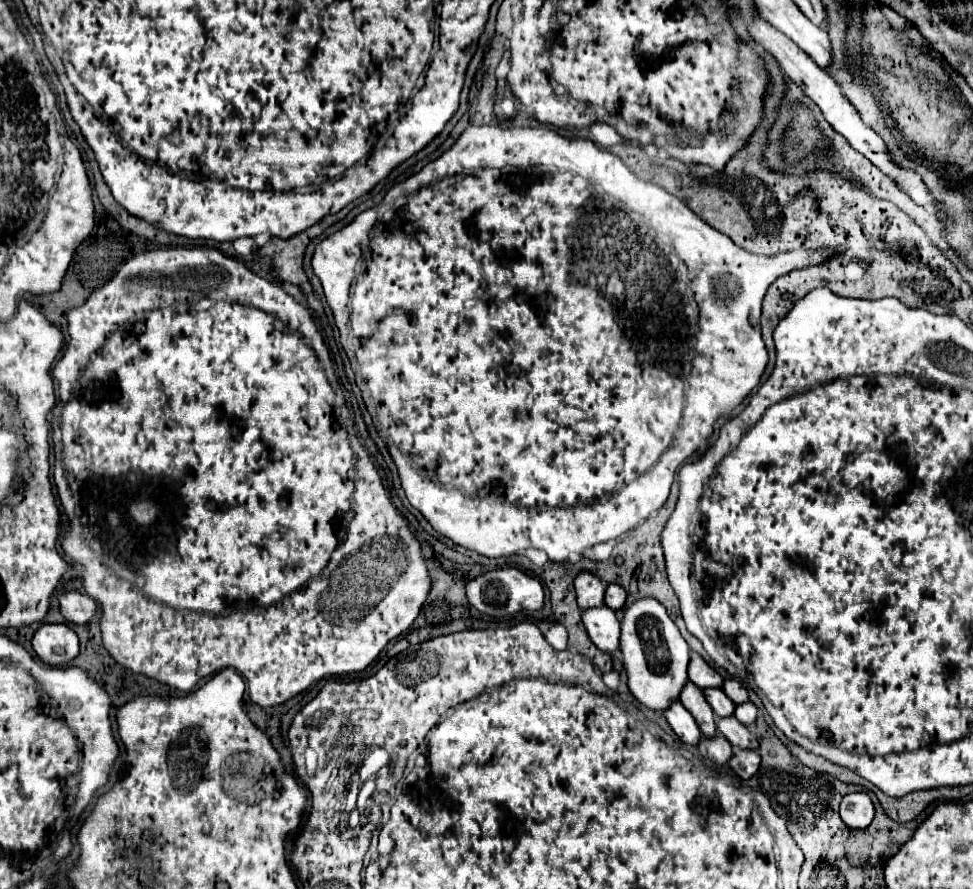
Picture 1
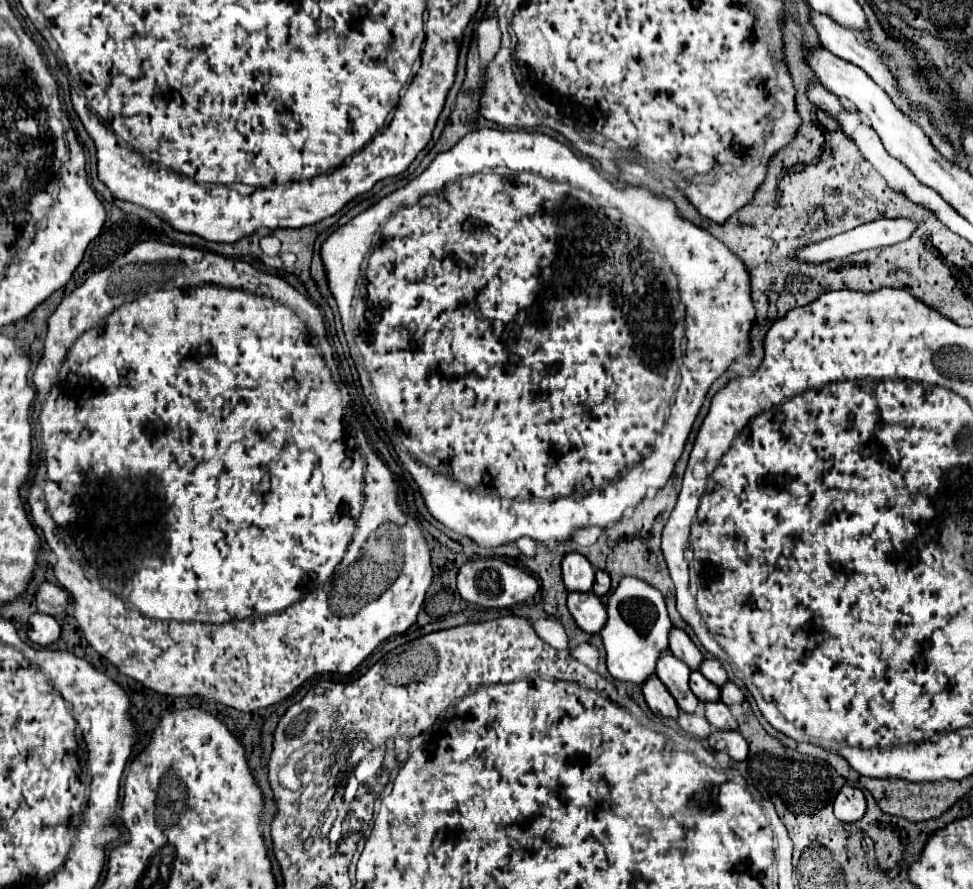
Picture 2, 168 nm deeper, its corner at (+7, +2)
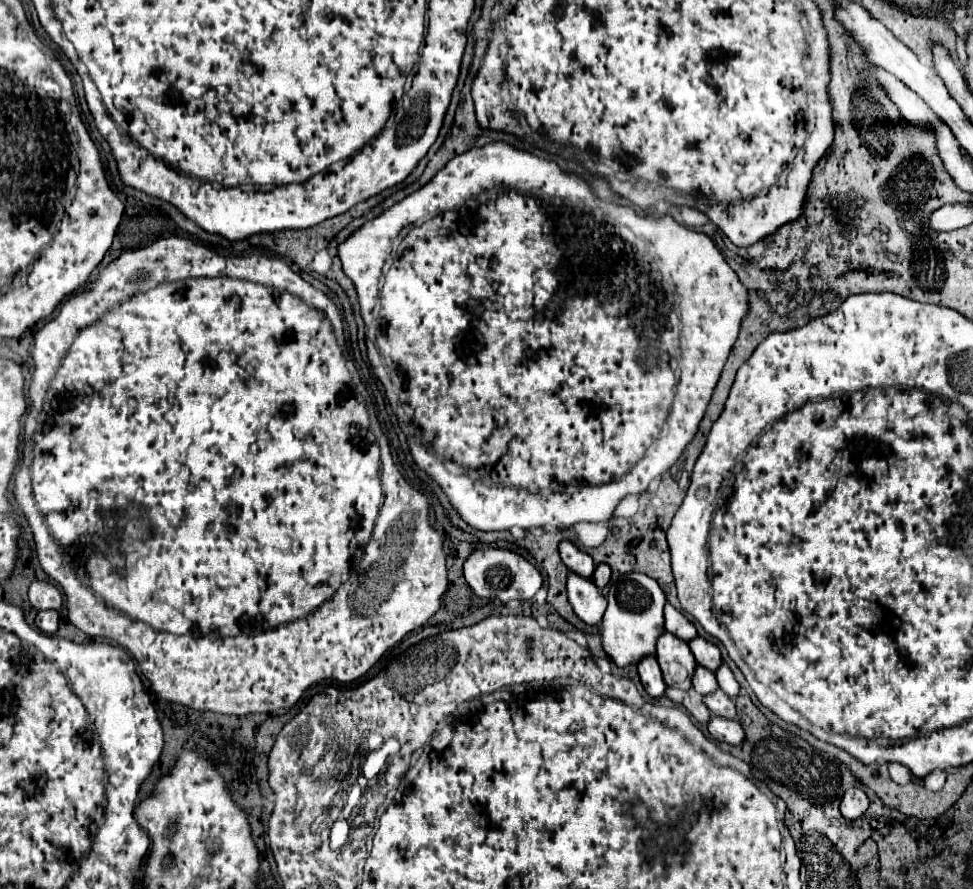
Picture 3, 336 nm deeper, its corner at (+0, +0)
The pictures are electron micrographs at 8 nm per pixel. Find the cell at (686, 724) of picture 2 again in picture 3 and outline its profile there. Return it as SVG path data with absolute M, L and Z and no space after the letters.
M684 692L684 700L682 706L702 724L706 724L710 720L710 710L706 708L706 704L702 702L702 696L694 694L694 692Z

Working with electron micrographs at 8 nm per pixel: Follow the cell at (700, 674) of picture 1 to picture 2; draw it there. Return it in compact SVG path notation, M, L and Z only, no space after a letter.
M677 628L671 630L671 636L669 638L671 638L669 640L669 644L671 644L669 650L675 654L675 658L679 658L681 662L685 662L689 666L689 670L697 672L699 666L703 664L703 654L691 642L691 638L683 630L677 630Z

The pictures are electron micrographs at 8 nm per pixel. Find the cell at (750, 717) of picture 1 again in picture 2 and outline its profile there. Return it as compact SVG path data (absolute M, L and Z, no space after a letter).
M727 682L723 688L721 688L721 700L731 706L731 704L743 704L745 702L745 696L743 692L733 684L733 682Z

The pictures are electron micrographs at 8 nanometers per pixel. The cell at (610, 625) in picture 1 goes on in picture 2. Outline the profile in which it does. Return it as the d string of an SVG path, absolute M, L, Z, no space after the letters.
M573 592L567 598L567 606L577 626L587 634L599 634L607 622L607 610L593 592Z

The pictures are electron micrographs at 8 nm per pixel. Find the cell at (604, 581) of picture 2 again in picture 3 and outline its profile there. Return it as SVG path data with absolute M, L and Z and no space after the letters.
M598 564L596 570L594 570L594 574L592 574L592 582L598 588L604 588L608 584L608 580L610 580L610 568L608 568L608 564Z

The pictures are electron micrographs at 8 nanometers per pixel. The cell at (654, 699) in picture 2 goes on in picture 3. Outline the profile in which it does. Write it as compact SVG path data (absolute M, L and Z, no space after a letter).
M646 656L646 660L638 662L638 674L640 674L640 682L644 686L644 690L650 696L660 696L664 694L664 680L662 680L662 672L660 666L656 662L656 656Z

